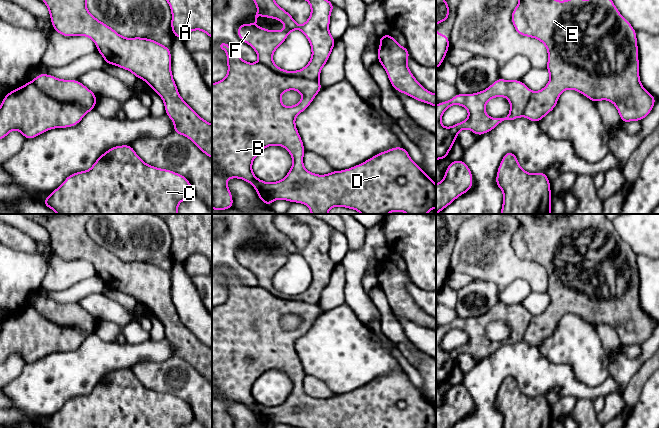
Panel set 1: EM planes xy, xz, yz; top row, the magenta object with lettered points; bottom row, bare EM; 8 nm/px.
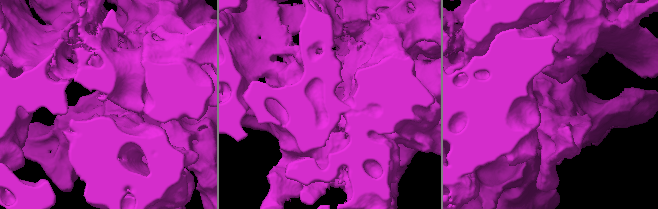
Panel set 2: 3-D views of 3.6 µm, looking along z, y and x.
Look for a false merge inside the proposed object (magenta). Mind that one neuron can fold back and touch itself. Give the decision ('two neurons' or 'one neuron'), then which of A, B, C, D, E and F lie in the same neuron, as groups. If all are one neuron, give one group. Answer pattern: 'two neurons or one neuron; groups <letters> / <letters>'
one neuron; groups A B C D E F

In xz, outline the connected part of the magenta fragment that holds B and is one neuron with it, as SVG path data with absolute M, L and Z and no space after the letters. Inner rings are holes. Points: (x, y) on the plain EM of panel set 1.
M251 214L251 221L258 232L255 246L239 249L237 259L255 274L259 285L248 287L232 270L222 267L220 271L227 278L228 296L223 304L212 308L212 428L233 428L226 406L231 402L250 407L264 428L272 428L277 423L302 428L436 428L436 408L410 382L404 371L393 371L359 389L325 399L305 393L305 372L295 342L308 332L322 313L318 304L320 296L337 266L329 256L330 239L335 229L312 214ZM278 215L294 216L310 228L311 238L303 249L299 250L286 234L275 227L274 218ZM259 240L279 244L286 252L270 255L258 251L256 247ZM294 254L300 254L307 261L312 281L303 293L286 295L273 286L272 280ZM288 314L302 318L298 328L286 331L281 327L281 319ZM272 369L286 372L293 388L282 404L269 407L254 399L252 387L264 372ZM400 400L407 403L405 408L397 407Z

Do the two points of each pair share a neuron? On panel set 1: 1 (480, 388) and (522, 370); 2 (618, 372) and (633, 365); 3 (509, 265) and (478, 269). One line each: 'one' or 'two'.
1: one
2: one
3: one

